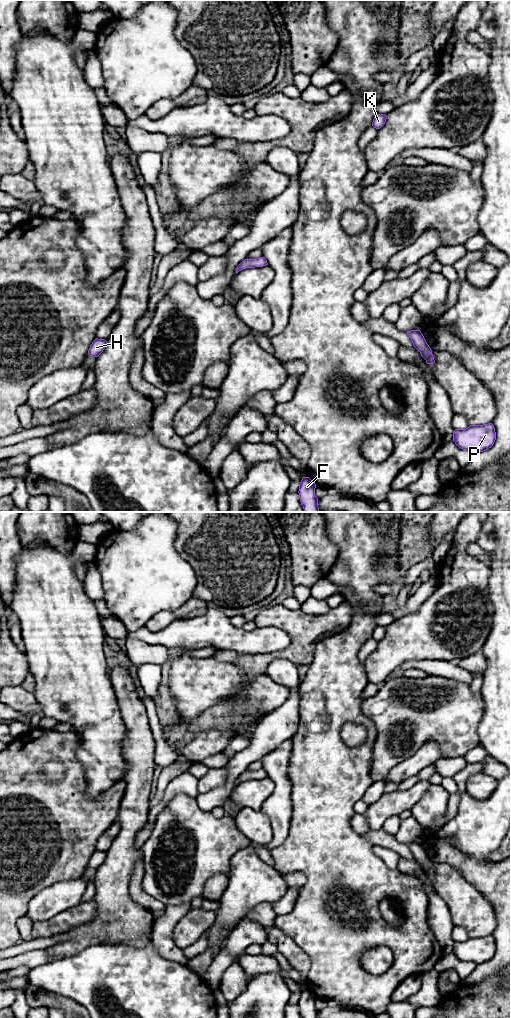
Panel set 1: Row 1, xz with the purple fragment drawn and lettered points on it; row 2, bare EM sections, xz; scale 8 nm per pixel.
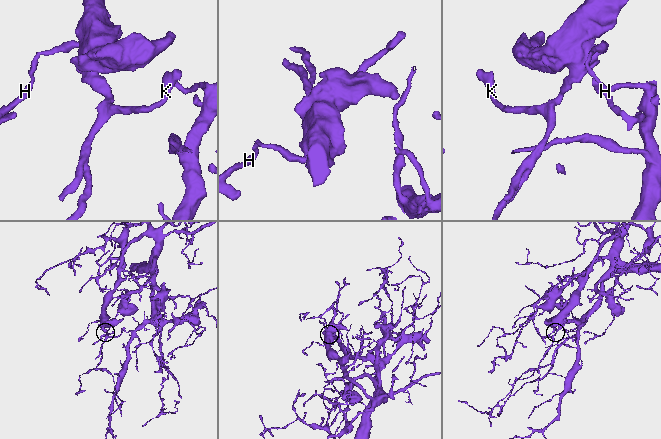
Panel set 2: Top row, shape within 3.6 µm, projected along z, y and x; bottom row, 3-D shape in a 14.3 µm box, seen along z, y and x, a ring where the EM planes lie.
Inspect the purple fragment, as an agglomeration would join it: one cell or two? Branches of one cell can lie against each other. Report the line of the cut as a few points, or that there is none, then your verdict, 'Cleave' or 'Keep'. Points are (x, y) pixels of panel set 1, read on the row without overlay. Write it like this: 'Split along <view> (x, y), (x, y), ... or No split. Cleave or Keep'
No split. Keep

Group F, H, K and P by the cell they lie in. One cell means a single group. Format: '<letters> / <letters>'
F H K P

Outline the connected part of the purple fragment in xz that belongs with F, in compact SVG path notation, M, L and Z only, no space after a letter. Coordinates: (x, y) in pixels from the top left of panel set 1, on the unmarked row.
M303 989L299 996L299 1009L302 1018L318 1018L315 1007L316 996L309 989Z

